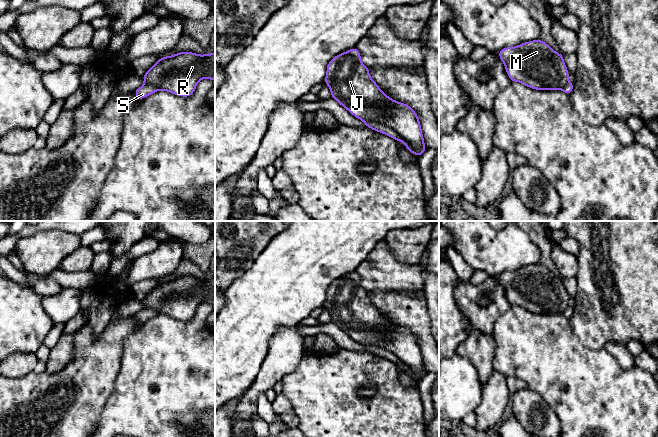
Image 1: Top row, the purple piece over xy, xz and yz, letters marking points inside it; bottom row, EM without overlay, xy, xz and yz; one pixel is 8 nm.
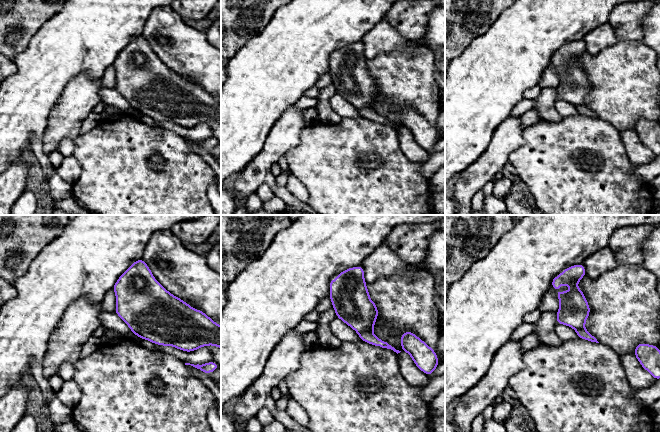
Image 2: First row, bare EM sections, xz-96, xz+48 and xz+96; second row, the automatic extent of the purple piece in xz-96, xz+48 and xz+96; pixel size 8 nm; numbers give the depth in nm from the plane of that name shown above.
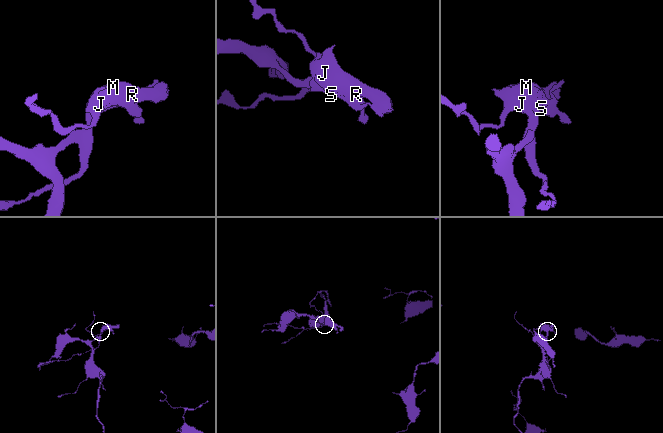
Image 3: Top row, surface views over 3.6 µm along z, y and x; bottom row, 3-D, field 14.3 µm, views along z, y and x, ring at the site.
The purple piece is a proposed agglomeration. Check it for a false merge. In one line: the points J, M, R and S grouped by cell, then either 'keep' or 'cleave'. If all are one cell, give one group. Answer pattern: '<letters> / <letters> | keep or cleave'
J M R / S | cleave

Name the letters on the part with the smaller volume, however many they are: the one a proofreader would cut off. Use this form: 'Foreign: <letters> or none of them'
Foreign: J, M, R

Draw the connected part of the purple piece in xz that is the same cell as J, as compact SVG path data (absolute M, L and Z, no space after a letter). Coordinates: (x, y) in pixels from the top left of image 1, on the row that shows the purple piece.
M354 47L336 55L329 61L326 68L327 74L323 82L328 85L331 97L354 117L390 127L412 147L418 150L426 149L417 113L410 105L388 97L371 78L368 68L361 62L360 51Z

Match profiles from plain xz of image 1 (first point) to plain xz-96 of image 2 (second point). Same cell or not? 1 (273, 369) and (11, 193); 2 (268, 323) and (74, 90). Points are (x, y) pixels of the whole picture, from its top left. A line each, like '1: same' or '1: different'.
1: different
2: different

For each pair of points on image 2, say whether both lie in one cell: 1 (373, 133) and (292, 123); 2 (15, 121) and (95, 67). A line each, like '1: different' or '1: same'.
1: different
2: same

